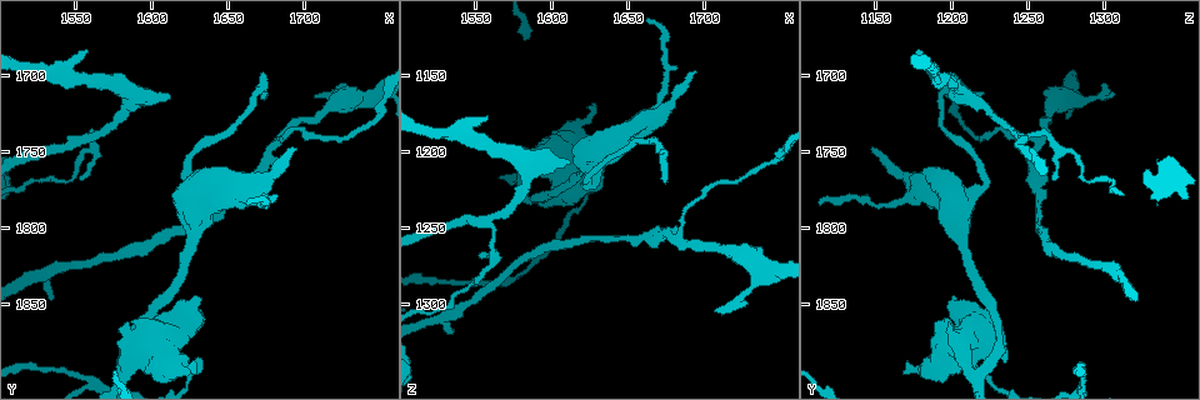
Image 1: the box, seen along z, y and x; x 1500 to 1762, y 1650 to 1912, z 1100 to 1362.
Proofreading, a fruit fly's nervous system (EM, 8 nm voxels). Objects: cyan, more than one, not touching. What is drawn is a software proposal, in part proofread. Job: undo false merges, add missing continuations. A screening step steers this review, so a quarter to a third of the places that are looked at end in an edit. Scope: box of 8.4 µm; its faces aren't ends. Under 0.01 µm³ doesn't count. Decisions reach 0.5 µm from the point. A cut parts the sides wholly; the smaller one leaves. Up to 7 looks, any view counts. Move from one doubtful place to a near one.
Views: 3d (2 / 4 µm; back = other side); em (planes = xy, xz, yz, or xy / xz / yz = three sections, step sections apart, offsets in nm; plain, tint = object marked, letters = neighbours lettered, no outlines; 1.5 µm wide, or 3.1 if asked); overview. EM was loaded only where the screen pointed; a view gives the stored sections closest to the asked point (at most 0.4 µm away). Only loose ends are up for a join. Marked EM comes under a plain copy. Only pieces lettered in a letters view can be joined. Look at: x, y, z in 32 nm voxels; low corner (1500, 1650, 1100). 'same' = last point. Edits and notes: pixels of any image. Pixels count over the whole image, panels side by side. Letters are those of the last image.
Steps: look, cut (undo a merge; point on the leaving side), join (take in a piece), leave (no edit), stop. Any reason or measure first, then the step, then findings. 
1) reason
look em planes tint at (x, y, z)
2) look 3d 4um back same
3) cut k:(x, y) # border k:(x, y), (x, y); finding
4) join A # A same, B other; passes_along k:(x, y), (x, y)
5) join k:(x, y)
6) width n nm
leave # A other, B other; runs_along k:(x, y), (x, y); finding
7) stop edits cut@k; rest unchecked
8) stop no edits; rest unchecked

side arm on a straight run
look em xy step 4 tint at (1558, 1740, 1244)

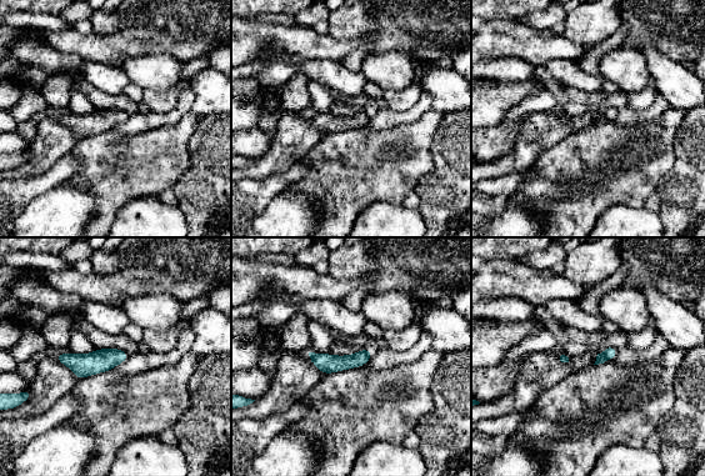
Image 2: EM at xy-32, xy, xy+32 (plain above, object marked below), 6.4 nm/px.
look em planes letters same

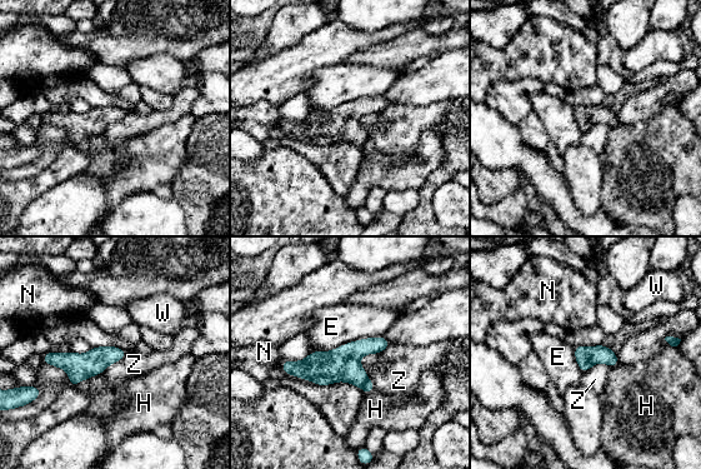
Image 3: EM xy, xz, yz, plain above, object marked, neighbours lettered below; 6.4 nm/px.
cut 3:(341, 364) # E other, H other, N other, W other, Z other; border 3:(367, 378), (361, 388); a second cell is stuck on

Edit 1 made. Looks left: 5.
sharp bend
look 3d 2um at (1672, 1710, 1196)

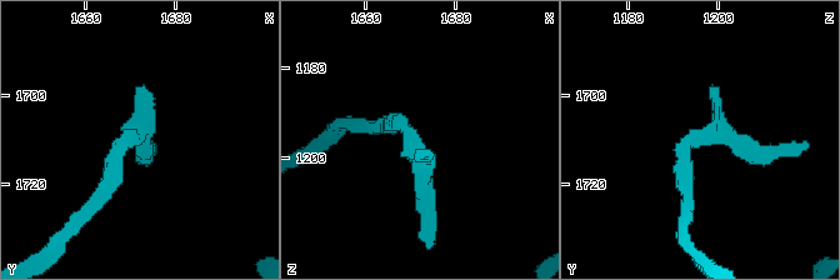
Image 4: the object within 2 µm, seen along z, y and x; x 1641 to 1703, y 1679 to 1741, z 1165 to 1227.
shape alone is not enough
look em planes letters at (1670, 1709, 1195)

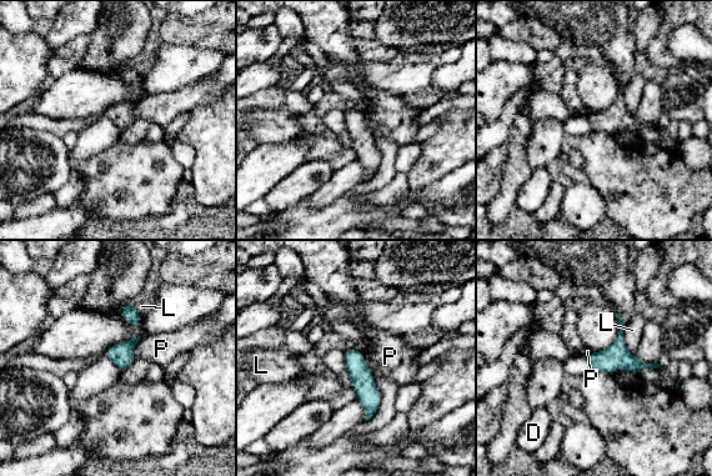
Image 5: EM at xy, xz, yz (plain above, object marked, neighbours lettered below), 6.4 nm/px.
width 150 nm
leave # D other, L other, P other; one cell here

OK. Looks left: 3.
touches itself
look em planes tint at (1592, 1884, 1236)

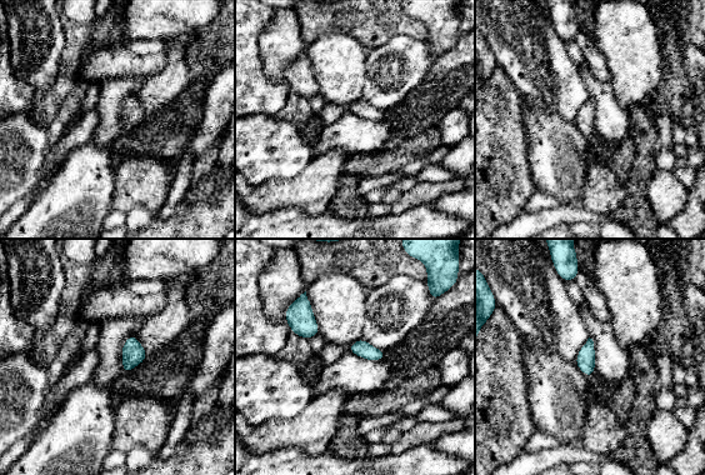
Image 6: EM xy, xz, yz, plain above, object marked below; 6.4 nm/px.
see the neighbours
look em planes letters same

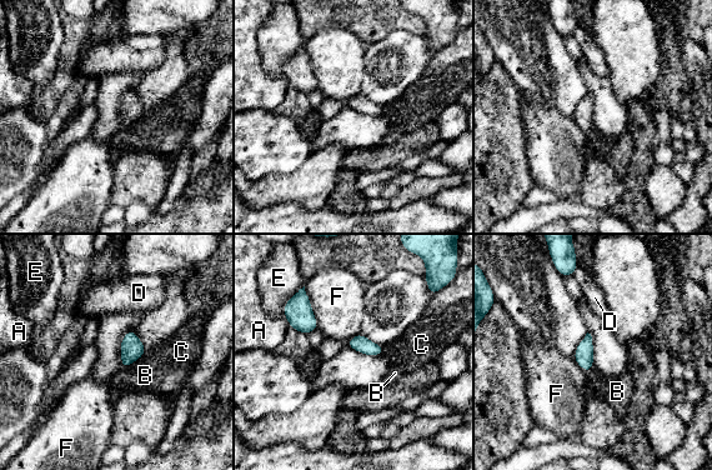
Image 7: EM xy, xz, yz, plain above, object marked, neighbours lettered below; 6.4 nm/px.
leave # A other, B other, C other, D other, E other, F other; border 7:(304, 286), (317, 329); all the same cell

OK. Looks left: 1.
stop edits cut@3; rest unchecked

